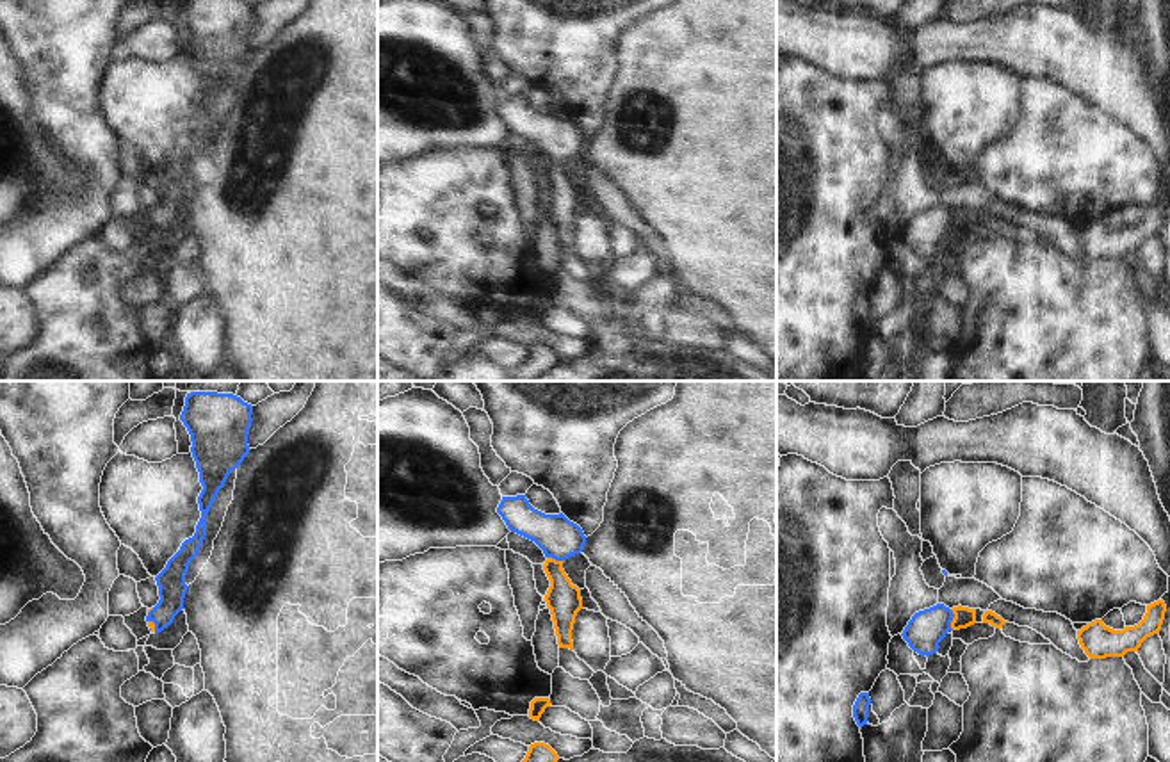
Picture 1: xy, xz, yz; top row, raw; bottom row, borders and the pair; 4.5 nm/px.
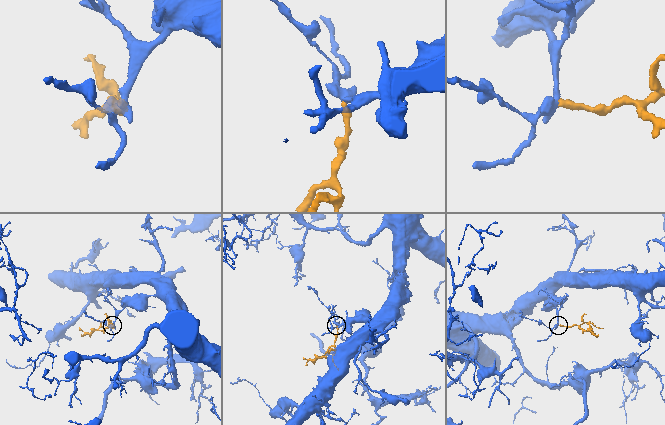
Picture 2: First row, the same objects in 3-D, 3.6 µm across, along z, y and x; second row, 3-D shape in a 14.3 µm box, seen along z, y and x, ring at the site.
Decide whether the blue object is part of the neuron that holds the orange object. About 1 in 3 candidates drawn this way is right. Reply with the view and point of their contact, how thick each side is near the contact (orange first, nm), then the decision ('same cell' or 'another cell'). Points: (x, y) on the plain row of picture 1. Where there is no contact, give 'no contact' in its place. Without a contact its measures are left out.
contact yz (953, 221); calibres 90 and 170 nm; same cell

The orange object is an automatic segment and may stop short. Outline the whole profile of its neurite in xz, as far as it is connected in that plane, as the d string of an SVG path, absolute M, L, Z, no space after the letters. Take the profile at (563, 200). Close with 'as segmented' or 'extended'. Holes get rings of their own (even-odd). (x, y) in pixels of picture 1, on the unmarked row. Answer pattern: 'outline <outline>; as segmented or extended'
outline M525 96L502 98L497 114L511 134L534 142L545 155L543 171L550 182L545 196L550 210L559 249L573 251L572 231L582 210L581 190L572 185L563 164L581 155L586 146L582 130L563 114L545 116L534 110Z; extended

